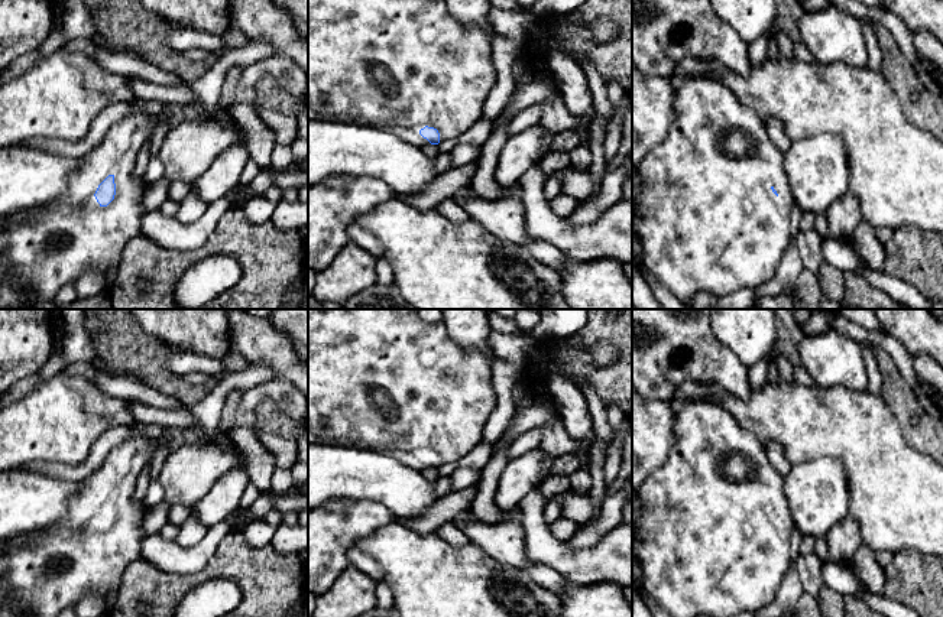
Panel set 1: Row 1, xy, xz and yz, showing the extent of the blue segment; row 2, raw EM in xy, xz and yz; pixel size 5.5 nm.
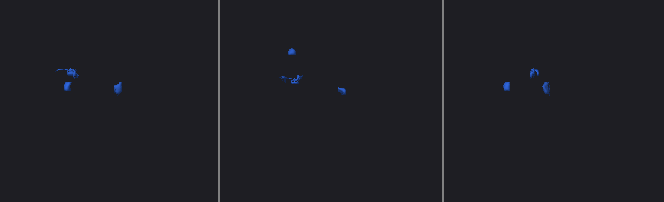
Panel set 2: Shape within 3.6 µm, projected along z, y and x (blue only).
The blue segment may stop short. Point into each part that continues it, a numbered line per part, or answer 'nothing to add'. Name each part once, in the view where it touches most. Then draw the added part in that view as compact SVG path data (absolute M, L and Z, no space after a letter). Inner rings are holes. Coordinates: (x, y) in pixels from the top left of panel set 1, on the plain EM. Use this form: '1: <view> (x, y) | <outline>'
1: xy (42, 574) | M130 429L130 436L110 451L97 471L77 481L77 490L68 497L67 517L58 526L0 543L0 617L58 617L64 608L74 607L90 591L106 597L119 592L124 569L140 558L145 540L143 517L148 510L145 500L135 501L135 493L137 477L153 452L150 441ZM108 499L114 500L116 519L107 530L101 530L94 517Z

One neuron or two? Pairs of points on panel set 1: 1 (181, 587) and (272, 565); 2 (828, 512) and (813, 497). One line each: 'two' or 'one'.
1: one
2: one

